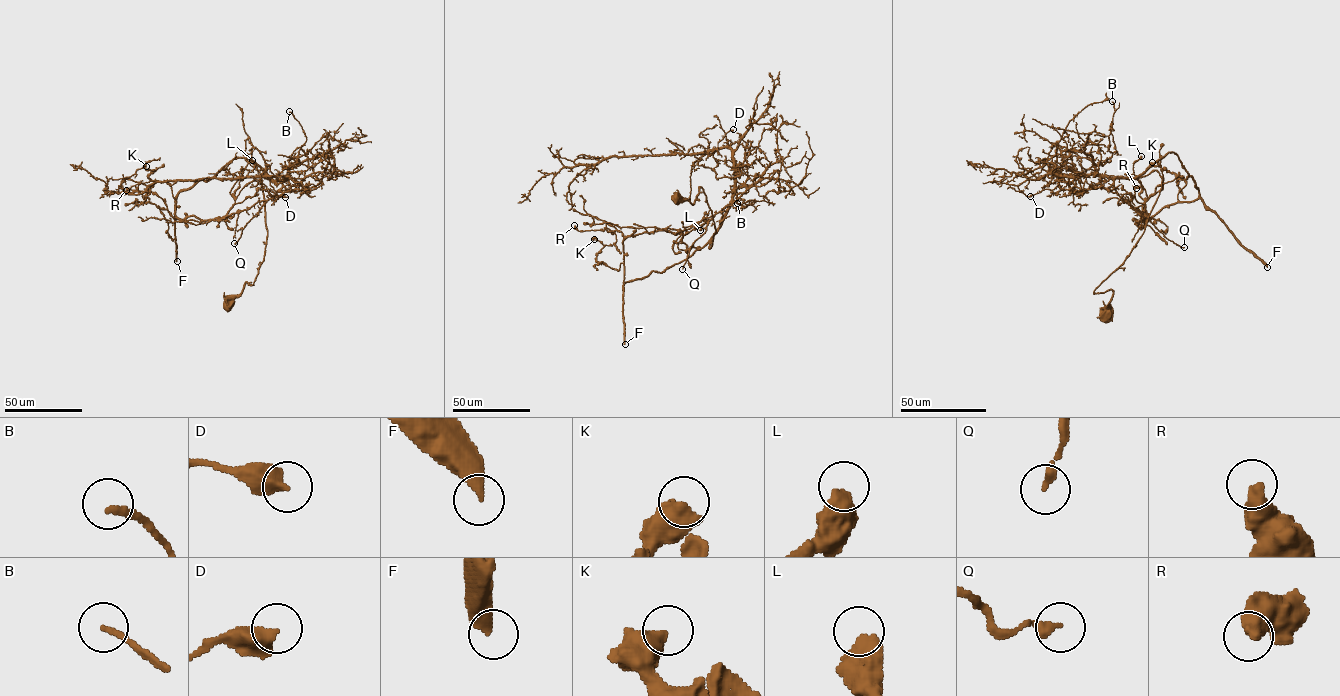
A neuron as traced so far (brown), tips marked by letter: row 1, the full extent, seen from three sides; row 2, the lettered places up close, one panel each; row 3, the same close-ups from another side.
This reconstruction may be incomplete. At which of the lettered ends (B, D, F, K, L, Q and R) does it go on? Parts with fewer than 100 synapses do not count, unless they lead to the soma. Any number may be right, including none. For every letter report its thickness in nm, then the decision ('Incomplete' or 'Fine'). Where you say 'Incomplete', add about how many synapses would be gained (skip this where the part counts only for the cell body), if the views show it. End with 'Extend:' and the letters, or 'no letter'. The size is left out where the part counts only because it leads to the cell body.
B: Thickness 180 nm. Fine
D: Thickness 460 nm. Fine
F: Thickness 440 nm. Incomplete. Roughly 950 synapses
K: Thickness 650 nm. Fine
L: Thickness 650 nm. Fine
Q: Thickness 240 nm. Fine
R: Thickness 500 nm. Fine
Extend: F

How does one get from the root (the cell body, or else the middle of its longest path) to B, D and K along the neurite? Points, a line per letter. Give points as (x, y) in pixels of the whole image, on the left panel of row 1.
B: (229, 304), (246, 282), (253, 283), (263, 260), (267, 229), (261, 174), (283, 180), (306, 140), (289, 111)
D: (229, 304), (246, 282), (253, 283), (263, 260), (261, 174), (286, 177), (260, 179), (265, 190), (285, 197)
K: (229, 304), (263, 260), (261, 175), (269, 177), (235, 158), (176, 202), (146, 166)

